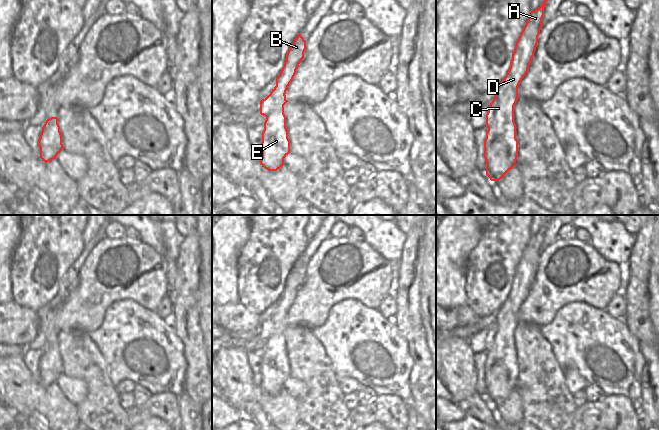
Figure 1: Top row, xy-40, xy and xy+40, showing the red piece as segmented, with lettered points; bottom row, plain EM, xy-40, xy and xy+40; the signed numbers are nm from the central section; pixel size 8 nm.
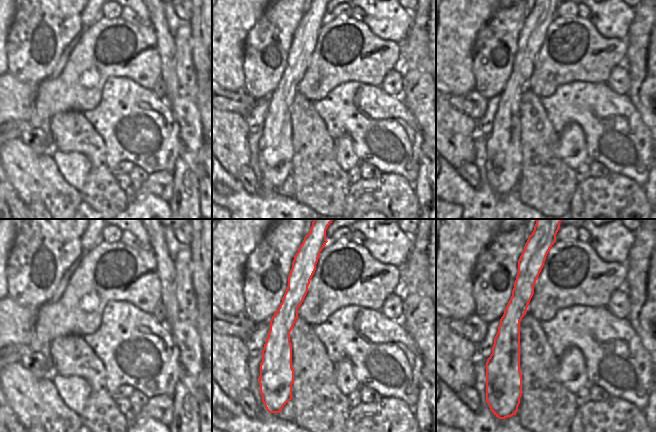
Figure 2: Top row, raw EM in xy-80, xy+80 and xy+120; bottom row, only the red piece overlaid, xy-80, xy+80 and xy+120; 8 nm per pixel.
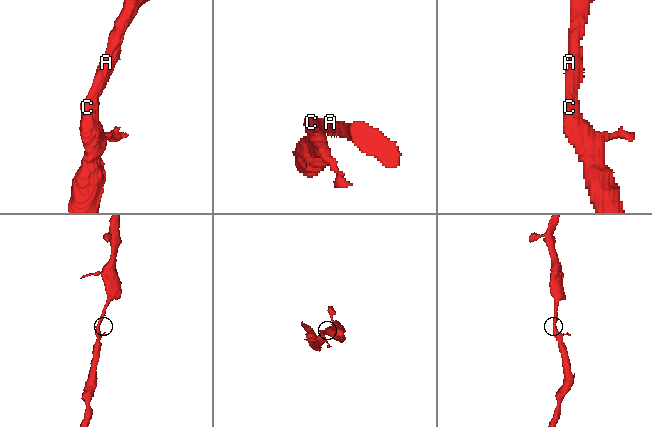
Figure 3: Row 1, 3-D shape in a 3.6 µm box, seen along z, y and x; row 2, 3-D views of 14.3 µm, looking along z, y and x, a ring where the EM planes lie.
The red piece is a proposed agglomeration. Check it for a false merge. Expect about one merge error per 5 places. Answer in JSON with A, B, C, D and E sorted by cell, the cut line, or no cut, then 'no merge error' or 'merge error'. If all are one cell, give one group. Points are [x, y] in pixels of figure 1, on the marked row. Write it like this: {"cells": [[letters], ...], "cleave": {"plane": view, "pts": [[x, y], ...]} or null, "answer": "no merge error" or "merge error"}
{"cells": [["A", "B", "C", "D", "E"]], "cleave": null, "answer": "no merge error"}

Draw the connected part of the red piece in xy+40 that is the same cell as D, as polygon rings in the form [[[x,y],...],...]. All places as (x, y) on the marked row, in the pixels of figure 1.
[[[544,0],[542,5],[535,11],[530,11],[530,16],[516,42],[510,68],[496,88],[494,99],[490,103],[486,114],[486,127],[488,130],[484,140],[484,158],[486,160],[486,175],[491,181],[499,181],[516,165],[518,140],[516,138],[516,124],[514,122],[514,106],[518,100],[518,86],[528,72],[538,44],[538,36],[543,25],[542,18],[547,1]]]

